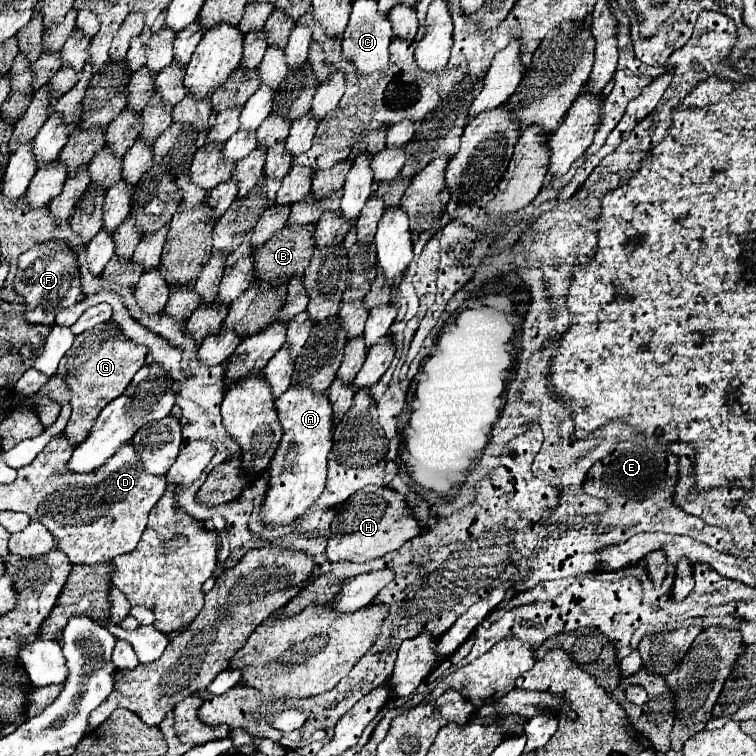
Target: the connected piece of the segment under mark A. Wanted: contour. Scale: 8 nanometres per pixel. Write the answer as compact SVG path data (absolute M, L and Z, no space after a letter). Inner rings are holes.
M291 385L275 405L283 425L283 439L269 465L269 491L261 511L261 519L267 527L295 521L319 499L325 489L327 459L333 447L333 409L325 391L315 393L313 387Z

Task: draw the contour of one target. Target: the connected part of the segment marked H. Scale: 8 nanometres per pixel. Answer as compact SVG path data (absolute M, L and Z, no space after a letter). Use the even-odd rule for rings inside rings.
M379 485L373 491L363 489L353 493L345 503L339 505L337 517L331 527L335 533L327 545L327 559L331 563L335 561L365 563L383 557L385 553L399 549L403 543L425 531L425 527L415 519L411 507L407 505L405 495L385 485Z

